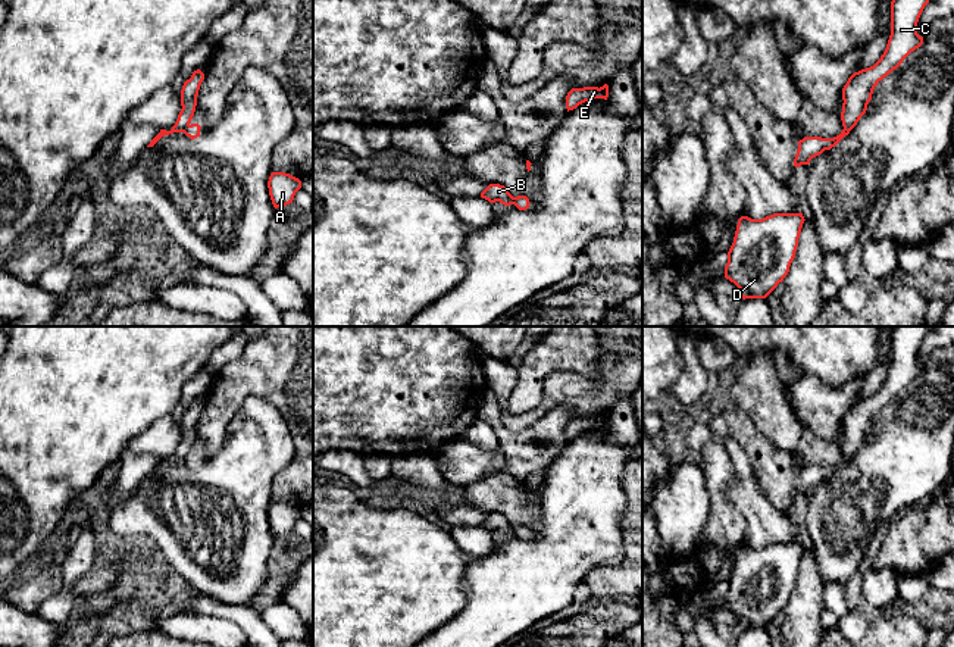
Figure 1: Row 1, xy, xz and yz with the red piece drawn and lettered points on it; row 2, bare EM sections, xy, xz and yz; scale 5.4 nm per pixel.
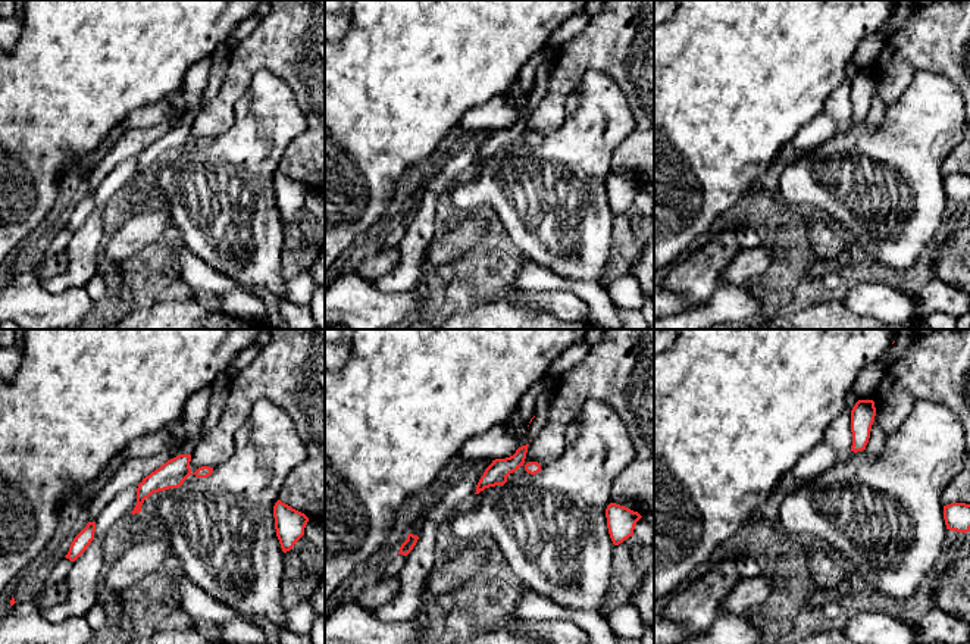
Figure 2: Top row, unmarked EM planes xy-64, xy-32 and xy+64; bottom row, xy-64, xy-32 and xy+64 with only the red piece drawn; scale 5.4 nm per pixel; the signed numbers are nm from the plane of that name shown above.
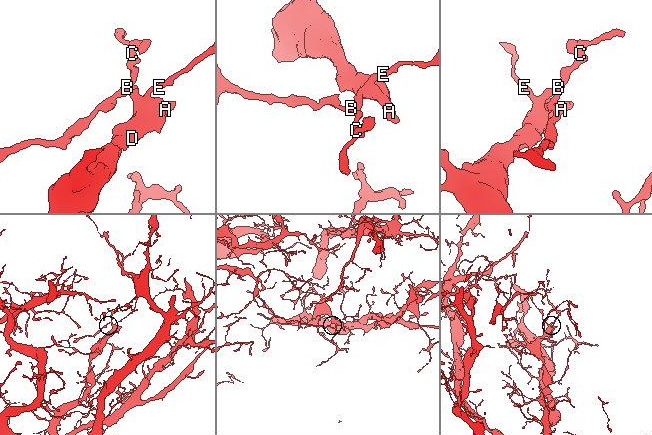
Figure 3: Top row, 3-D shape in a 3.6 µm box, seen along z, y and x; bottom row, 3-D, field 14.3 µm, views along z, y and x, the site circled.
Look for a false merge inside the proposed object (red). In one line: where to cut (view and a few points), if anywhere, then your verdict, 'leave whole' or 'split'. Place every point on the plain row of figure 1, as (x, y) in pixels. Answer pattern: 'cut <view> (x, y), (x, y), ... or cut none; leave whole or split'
cut yz (844, 456), (851, 458); split

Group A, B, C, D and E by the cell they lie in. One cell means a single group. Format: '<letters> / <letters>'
A D E / B C

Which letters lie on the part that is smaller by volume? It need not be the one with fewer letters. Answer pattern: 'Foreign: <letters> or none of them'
Foreign: B, C

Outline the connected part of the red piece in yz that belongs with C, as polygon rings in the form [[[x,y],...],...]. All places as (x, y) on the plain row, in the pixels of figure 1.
[[[894,326],[891,331],[891,365],[881,388],[870,397],[854,401],[842,418],[841,450],[854,457],[866,443],[879,410],[897,398],[903,390],[923,373],[917,351],[930,326]]]

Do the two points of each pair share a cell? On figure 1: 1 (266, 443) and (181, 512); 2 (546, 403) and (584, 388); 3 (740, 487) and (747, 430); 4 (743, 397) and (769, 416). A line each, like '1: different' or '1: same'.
1: same
2: same
3: different
4: same

